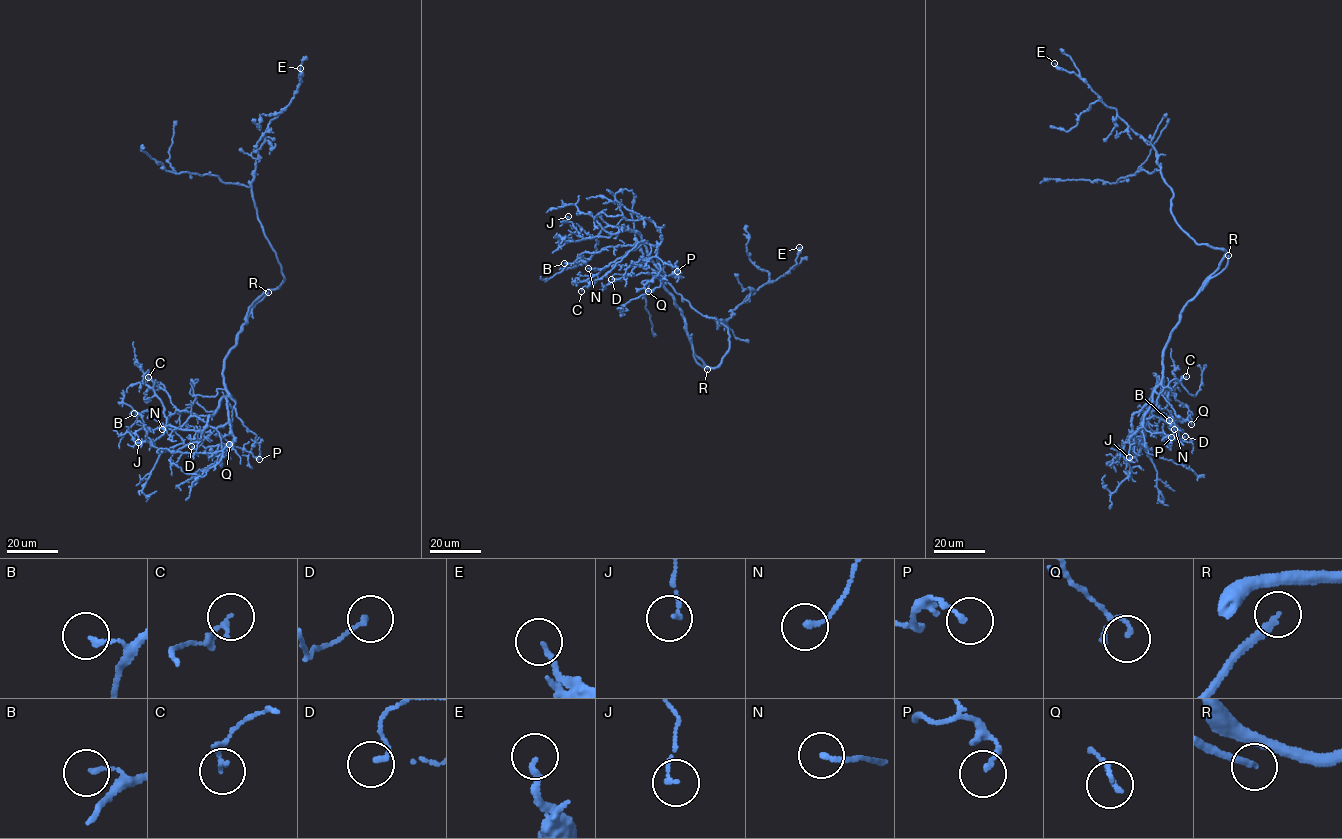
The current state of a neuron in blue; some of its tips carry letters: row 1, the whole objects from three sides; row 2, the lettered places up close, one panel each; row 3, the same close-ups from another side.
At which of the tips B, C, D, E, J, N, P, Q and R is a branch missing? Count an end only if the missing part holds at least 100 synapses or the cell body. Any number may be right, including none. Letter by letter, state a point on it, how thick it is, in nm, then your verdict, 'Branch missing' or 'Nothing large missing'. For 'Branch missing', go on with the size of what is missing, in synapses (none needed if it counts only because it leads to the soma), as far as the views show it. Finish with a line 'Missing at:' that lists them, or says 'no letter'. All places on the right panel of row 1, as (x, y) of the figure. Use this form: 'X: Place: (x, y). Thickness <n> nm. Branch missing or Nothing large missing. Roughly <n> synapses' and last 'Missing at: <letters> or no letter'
B: Place: (1169, 420). Thickness 140 nm. Nothing large missing
C: Place: (1186, 376). Thickness 160 nm. Nothing large missing
D: Place: (1185, 436). Thickness 140 nm. Nothing large missing
E: Place: (1054, 63). Thickness 160 nm. Nothing large missing
J: Place: (1129, 457). Thickness 140 nm. Nothing large missing
N: Place: (1174, 429). Thickness 160 nm. Nothing large missing
P: Place: (1171, 437). Thickness 140 nm. Nothing large missing
Q: Place: (1191, 424). Thickness 80 nm. Nothing large missing
R: Place: (1228, 255). Thickness 170 nm. Branch missing
Missing at: R

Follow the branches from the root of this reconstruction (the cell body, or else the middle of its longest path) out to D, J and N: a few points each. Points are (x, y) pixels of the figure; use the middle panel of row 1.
D: (696, 356), (681, 311), (656, 275), (654, 246), (630, 273), (614, 274), (611, 279)
J: (696, 356), (681, 311), (656, 275), (659, 271), (638, 234), (607, 226), (585, 238), (568, 216)
N: (696, 356), (681, 311), (656, 275), (659, 271), (643, 244), (602, 269), (588, 268)

